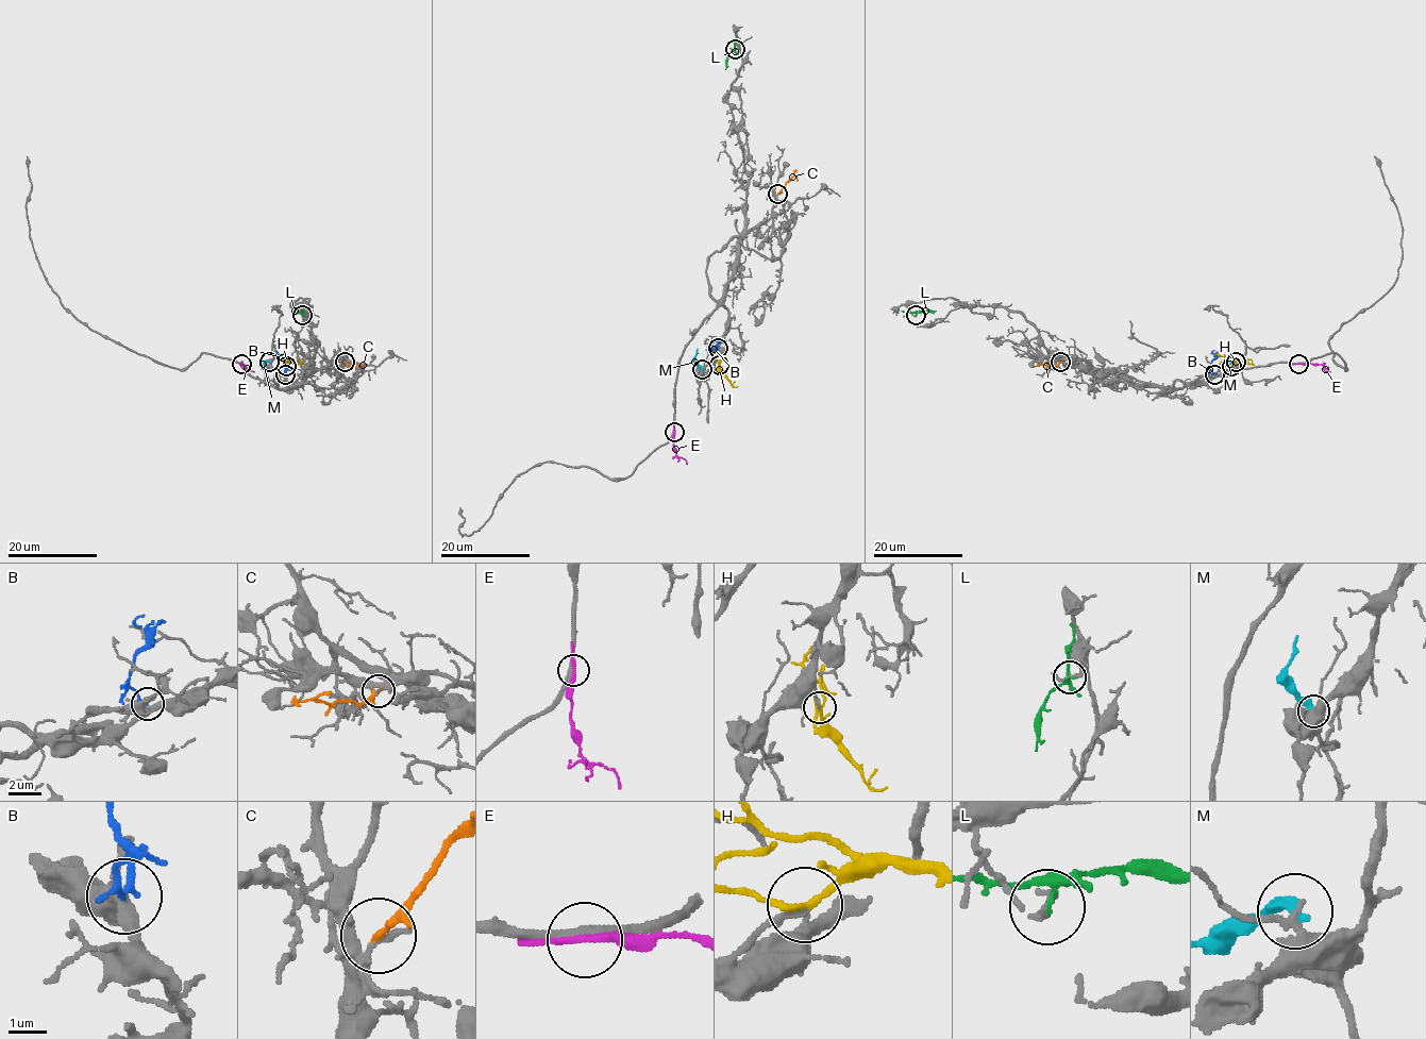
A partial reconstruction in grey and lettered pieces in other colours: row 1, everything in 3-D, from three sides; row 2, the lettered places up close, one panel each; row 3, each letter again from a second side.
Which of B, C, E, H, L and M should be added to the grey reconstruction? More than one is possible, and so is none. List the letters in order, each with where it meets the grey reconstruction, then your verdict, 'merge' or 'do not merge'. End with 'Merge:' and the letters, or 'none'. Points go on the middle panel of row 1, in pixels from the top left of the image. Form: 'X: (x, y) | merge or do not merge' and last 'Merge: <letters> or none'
B: (718, 348) | do not merge
C: (777, 194) | do not merge
E: (674, 432) | do not merge
H: (719, 365) | merge
L: (735, 49) | do not merge
M: (702, 369) | do not merge
Merge: H

